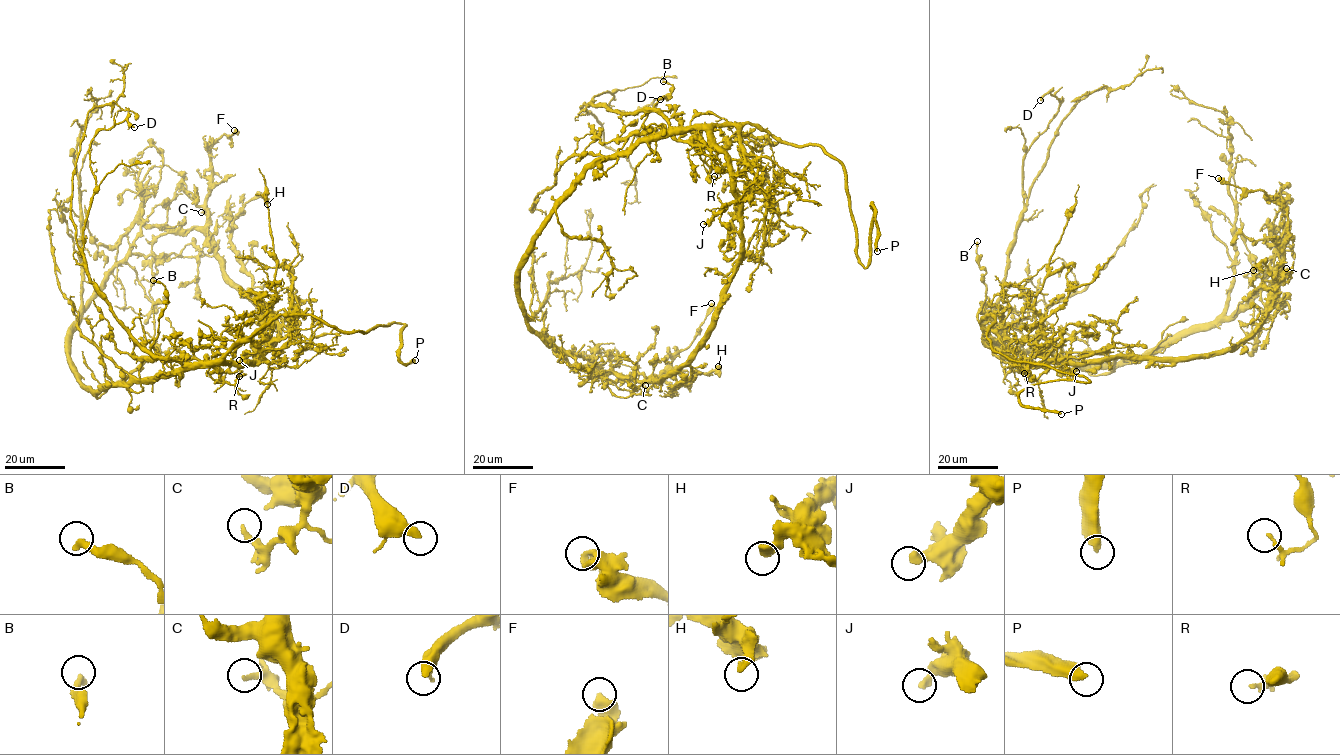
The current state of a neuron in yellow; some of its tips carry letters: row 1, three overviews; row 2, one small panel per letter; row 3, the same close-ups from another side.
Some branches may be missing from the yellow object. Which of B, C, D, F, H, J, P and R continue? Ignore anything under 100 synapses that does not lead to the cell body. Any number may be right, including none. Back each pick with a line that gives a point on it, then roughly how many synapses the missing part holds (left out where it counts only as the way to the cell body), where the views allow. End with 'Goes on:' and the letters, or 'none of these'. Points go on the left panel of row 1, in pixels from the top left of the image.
P: Place: (415, 360)
Goes on: P

